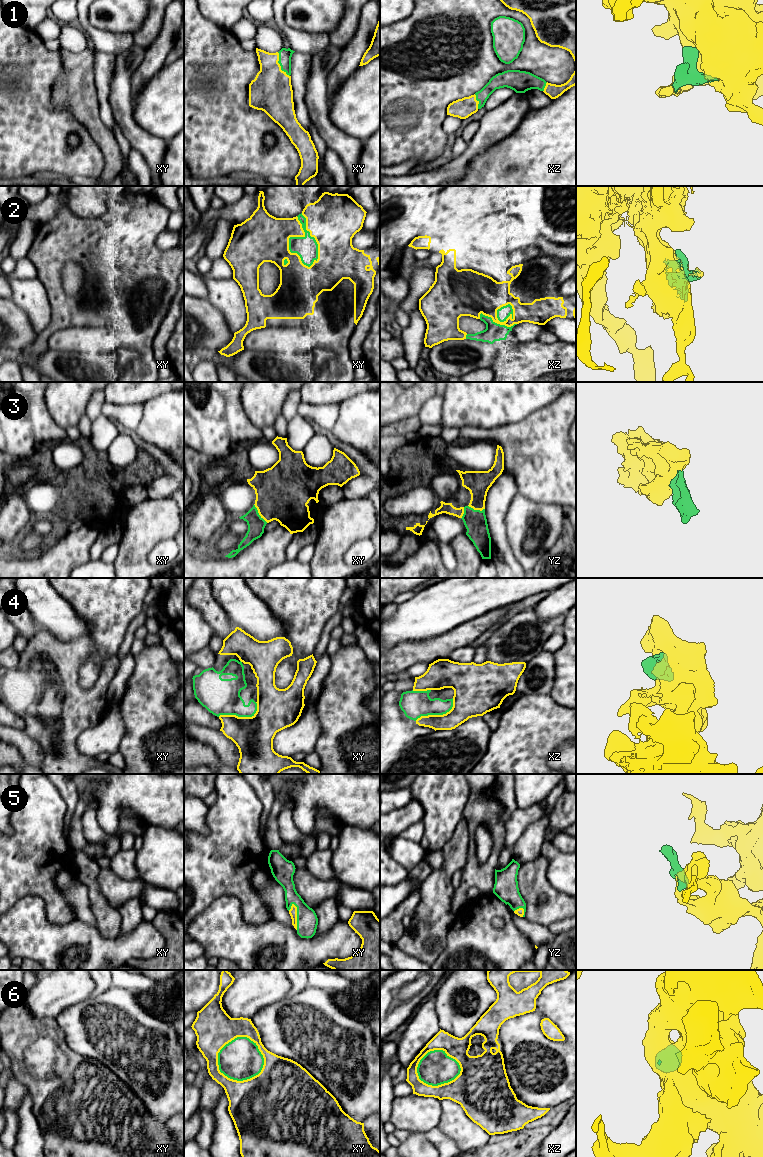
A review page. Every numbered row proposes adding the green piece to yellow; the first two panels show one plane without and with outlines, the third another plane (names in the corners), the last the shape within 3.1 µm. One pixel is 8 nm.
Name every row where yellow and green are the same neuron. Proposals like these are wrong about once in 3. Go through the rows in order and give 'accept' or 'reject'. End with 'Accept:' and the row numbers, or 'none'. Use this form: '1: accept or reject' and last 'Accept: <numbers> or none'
1: accept
2: accept
3: accept
4: accept
5: accept
6: accept
Accept: 1, 2, 3, 4, 5, 6

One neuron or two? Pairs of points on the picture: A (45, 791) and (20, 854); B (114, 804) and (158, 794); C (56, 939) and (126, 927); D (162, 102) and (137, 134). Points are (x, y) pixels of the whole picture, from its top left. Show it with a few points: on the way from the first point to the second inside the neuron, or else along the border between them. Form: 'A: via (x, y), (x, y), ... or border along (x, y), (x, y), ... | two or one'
A: via (41, 807), (38, 819), (38, 836), (36, 838) | one
B: via (125, 794), (147, 794) | one
C: border along (142, 921), (129, 932), (118, 936) | two
D: border along (133, 105), (133, 119), (145, 130), (162, 139) | two

